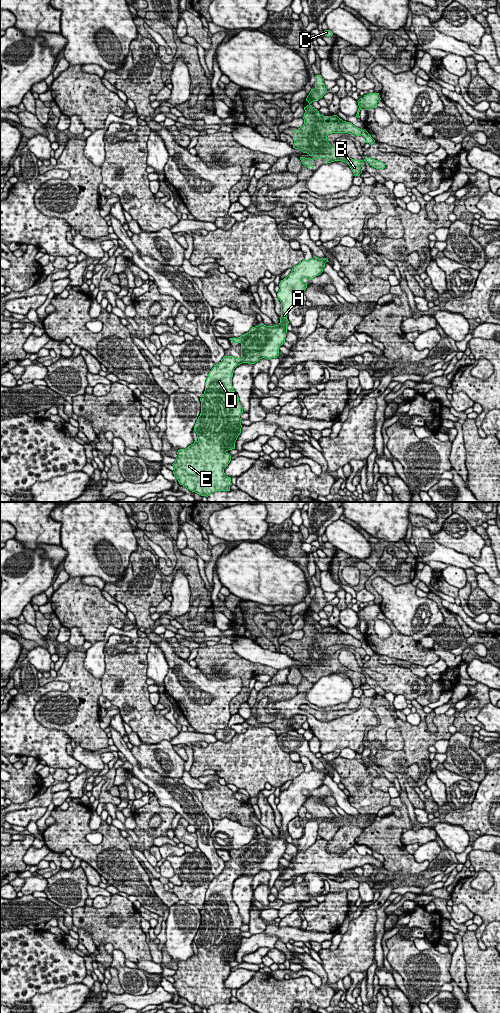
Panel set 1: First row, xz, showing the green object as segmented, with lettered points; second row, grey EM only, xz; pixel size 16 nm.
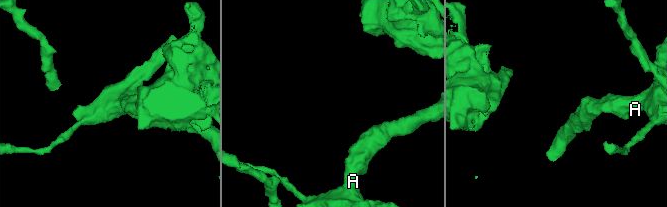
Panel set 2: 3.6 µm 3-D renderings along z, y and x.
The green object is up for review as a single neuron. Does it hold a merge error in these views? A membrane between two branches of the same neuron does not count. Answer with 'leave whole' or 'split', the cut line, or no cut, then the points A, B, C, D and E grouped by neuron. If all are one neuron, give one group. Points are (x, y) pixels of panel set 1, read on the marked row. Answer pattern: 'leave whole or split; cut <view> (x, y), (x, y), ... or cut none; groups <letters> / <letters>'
split; cut xz (362, 130), (360, 134); groups A C D E / B

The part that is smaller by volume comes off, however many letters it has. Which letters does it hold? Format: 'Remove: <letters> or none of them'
Remove: B

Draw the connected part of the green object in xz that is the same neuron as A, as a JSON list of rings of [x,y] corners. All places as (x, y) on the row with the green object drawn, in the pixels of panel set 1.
[[[314,256],[310,260],[303,260],[292,268],[291,273],[281,280],[277,297],[281,302],[280,323],[274,326],[260,324],[252,327],[247,333],[238,338],[230,338],[234,343],[241,344],[241,357],[224,356],[223,359],[211,369],[205,382],[205,391],[200,398],[201,413],[198,417],[194,431],[197,434],[197,441],[185,449],[178,450],[178,457],[172,464],[173,474],[180,485],[185,486],[192,492],[201,496],[208,497],[216,491],[230,491],[231,477],[224,473],[224,469],[231,461],[231,455],[228,450],[235,449],[235,442],[241,433],[241,418],[243,413],[242,405],[239,402],[238,394],[232,386],[232,377],[234,369],[242,364],[255,364],[260,359],[271,359],[279,356],[279,347],[283,345],[287,333],[288,311],[298,304],[299,297],[307,288],[307,283],[303,281],[307,278],[309,281],[323,272],[325,263],[329,262],[327,258],[319,259]]]

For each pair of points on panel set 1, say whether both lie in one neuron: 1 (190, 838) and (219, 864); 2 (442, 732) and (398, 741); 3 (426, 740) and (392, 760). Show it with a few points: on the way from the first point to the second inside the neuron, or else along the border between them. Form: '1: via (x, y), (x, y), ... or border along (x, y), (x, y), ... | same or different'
1: border along (195, 832), (198, 846) | different
2: border along (394, 728), (400, 732), (403, 746), (386, 750) | different
3: via (418, 745), (406, 757), (400, 758) | same

